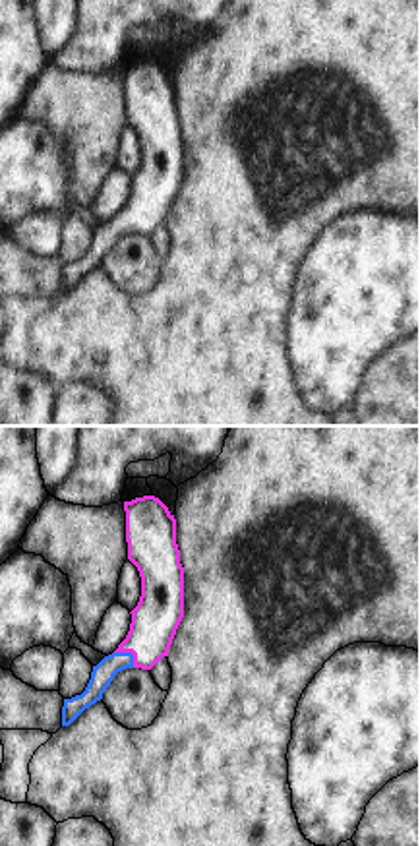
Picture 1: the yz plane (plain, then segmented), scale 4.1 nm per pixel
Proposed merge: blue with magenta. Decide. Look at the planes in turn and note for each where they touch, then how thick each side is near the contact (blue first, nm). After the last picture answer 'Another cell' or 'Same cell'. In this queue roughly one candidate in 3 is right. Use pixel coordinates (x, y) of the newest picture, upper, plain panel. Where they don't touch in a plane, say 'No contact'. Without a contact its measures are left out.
Touches blue at (130, 219). Thickness 90 nm (blue) against 200 nm.

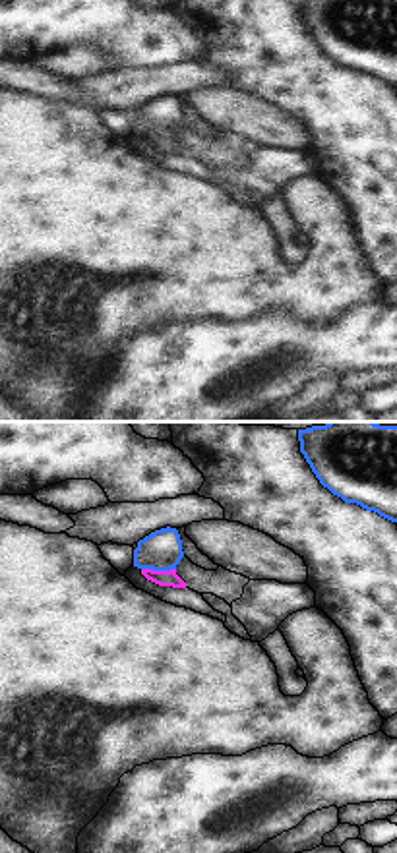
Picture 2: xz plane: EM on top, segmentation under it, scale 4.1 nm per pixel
Touches blue at (159, 136). Thickness 170 nm (blue) against 60 nm.

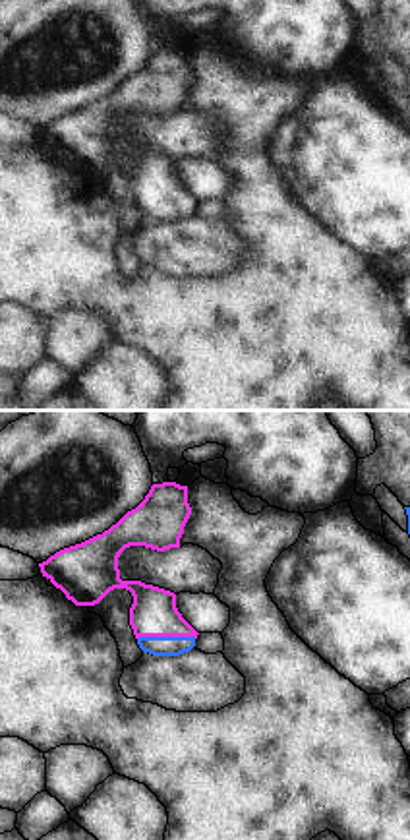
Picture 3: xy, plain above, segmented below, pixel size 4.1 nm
Touches blue at (167, 204). Thickness 80 nm (blue) against 190 nm.

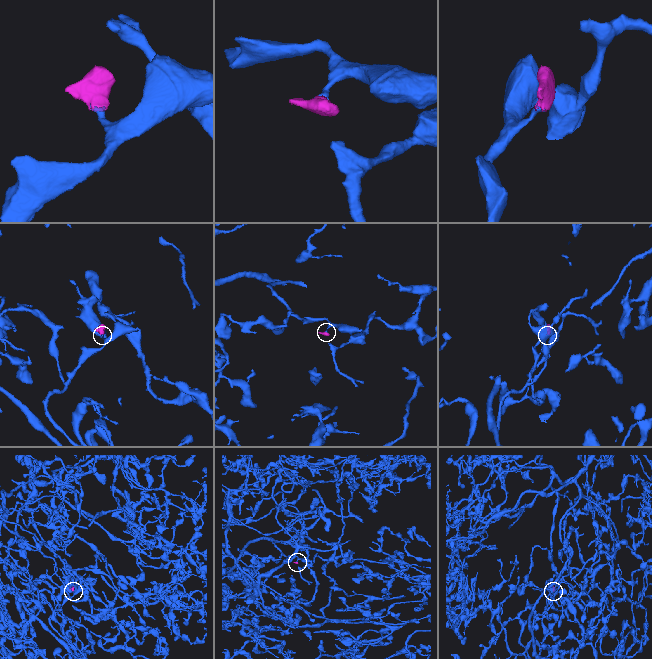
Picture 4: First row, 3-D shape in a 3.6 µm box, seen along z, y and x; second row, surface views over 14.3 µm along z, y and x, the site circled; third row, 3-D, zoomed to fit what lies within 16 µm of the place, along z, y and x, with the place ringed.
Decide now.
Same cell.

